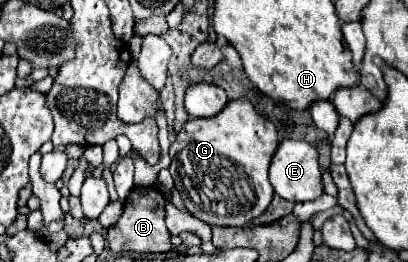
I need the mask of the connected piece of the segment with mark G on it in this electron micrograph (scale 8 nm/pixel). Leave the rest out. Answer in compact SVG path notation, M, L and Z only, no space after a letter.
M193 81L187 85L185 109L189 117L197 119L189 119L171 143L169 173L193 217L209 225L243 227L257 219L273 199L267 169L279 139L275 125L259 115L247 97L227 101L227 93L215 83Z

